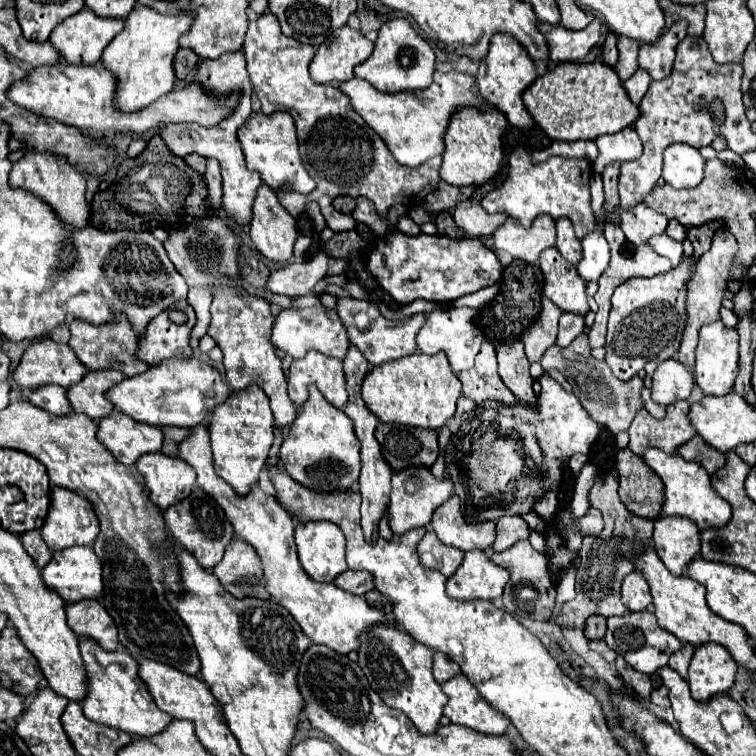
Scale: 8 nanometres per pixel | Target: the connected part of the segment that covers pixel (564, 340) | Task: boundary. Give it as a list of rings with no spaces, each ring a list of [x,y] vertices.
[[[562,313],[560,317],[560,329],[558,329],[558,347],[568,347],[578,335],[584,331],[584,319],[574,313]]]

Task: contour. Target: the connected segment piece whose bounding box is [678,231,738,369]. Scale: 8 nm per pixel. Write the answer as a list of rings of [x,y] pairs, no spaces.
[[[728,231],[716,233],[712,239],[712,247],[698,259],[696,263],[696,271],[688,281],[688,293],[686,293],[686,329],[684,329],[684,337],[682,337],[682,345],[678,349],[678,359],[688,365],[690,369],[694,369],[694,349],[698,343],[698,331],[702,325],[718,321],[720,319],[720,307],[722,307],[722,299],[724,299],[724,291],[728,289],[726,283],[730,281],[730,265],[736,257],[738,245],[730,243],[732,237]]]

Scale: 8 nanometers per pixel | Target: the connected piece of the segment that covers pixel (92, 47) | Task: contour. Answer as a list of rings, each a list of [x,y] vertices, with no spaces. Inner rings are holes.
[[[82,9],[78,13],[74,13],[74,17],[68,17],[66,21],[62,21],[58,25],[58,29],[54,29],[54,33],[50,35],[50,43],[52,47],[60,53],[60,57],[66,63],[76,63],[76,65],[96,65],[102,59],[102,51],[104,47],[124,29],[124,21],[112,21],[112,19],[104,19],[98,17],[96,13],[92,13],[90,9]]]

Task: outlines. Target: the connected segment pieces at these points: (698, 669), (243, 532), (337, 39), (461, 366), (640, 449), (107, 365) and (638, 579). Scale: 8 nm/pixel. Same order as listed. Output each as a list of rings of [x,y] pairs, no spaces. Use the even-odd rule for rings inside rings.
[[[716,643],[696,647],[690,669],[688,685],[696,701],[708,701],[714,695],[724,695],[736,677],[738,665],[730,653]]]
[[[204,425],[194,427],[192,435],[186,441],[182,441],[180,457],[196,469],[198,473],[196,485],[218,501],[228,521],[232,523],[234,533],[242,537],[246,543],[254,545],[264,565],[266,591],[274,597],[276,603],[280,603],[284,609],[292,613],[292,617],[302,627],[306,637],[310,637],[314,643],[334,649],[336,653],[348,655],[350,651],[358,651],[358,637],[368,627],[374,627],[380,623],[394,625],[394,621],[390,621],[390,617],[384,611],[368,605],[366,597],[346,593],[338,589],[334,583],[316,583],[306,575],[296,555],[294,521],[288,515],[288,511],[282,505],[278,505],[278,501],[272,495],[266,495],[258,485],[254,485],[254,489],[246,497],[238,497],[234,489],[230,489],[230,485],[226,485],[226,481],[222,481],[214,473],[210,443],[208,443],[208,429]]]
[[[348,25],[336,29],[330,39],[318,47],[316,57],[310,65],[310,75],[320,85],[338,85],[354,77],[352,69],[364,63],[374,49],[360,31]]]
[[[462,307],[462,309],[434,309],[428,317],[426,317],[426,325],[420,329],[416,341],[418,341],[418,349],[426,355],[436,355],[440,351],[446,353],[450,367],[454,373],[466,371],[474,365],[474,357],[478,355],[478,349],[484,341],[482,331],[472,323],[472,319],[478,317],[476,309],[470,307]]]
[[[676,401],[670,405],[664,419],[654,419],[646,409],[640,409],[628,429],[628,449],[640,457],[648,447],[656,447],[674,455],[682,443],[688,443],[696,435],[694,427],[690,425],[688,411],[690,405],[686,401]]]
[[[118,313],[118,317],[110,325],[92,325],[88,321],[74,319],[70,323],[70,333],[72,333],[70,347],[74,349],[78,359],[90,371],[96,371],[96,369],[118,369],[126,377],[134,377],[134,375],[140,375],[140,373],[150,369],[148,363],[144,363],[144,361],[140,361],[136,357],[138,335],[134,333],[134,329],[130,329],[130,323],[126,321],[126,317],[122,317],[122,313]]]
[[[632,571],[622,581],[622,603],[628,607],[628,611],[644,611],[652,603],[650,587],[642,573]]]

